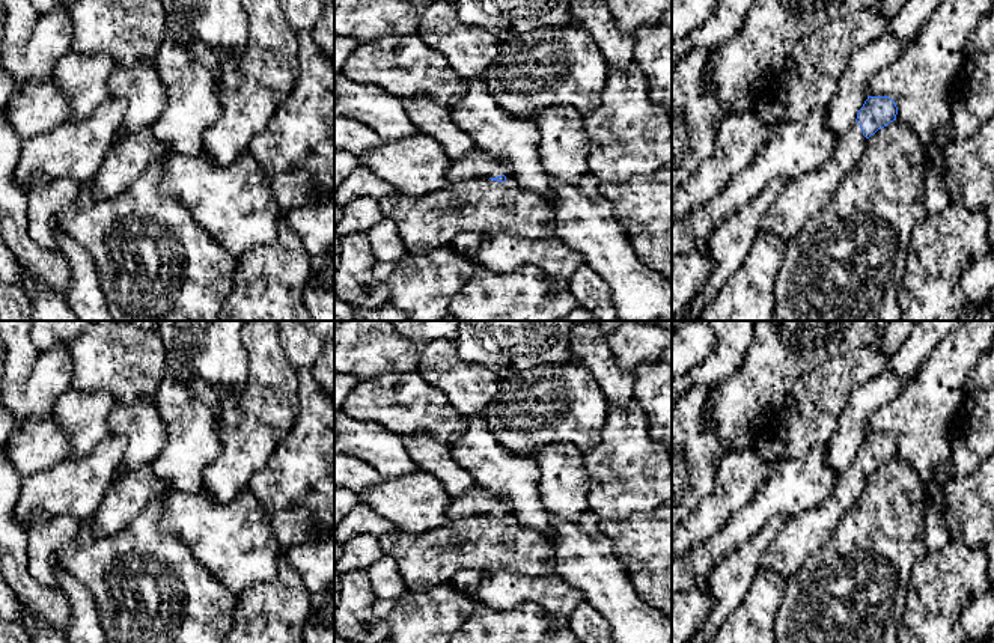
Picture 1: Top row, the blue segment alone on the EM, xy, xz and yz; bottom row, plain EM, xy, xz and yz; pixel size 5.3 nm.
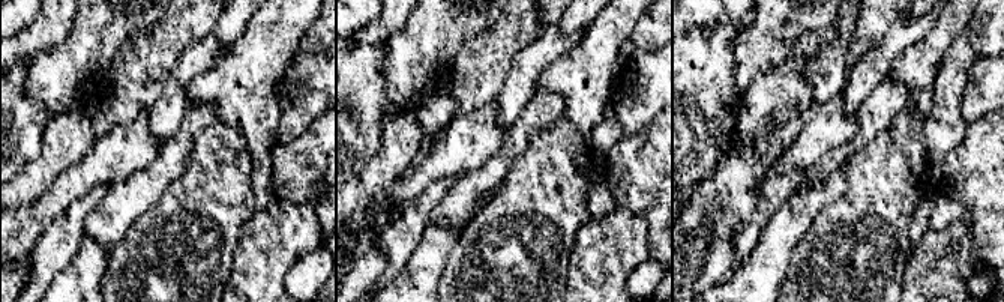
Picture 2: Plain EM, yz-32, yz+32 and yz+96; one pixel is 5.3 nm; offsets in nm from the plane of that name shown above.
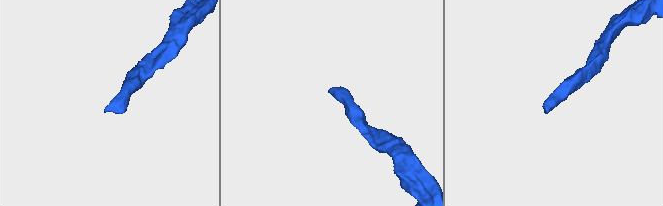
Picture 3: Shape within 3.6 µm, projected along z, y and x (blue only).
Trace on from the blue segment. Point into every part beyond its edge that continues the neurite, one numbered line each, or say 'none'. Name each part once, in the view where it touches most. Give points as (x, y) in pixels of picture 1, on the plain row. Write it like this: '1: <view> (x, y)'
1: yz (800, 536)

